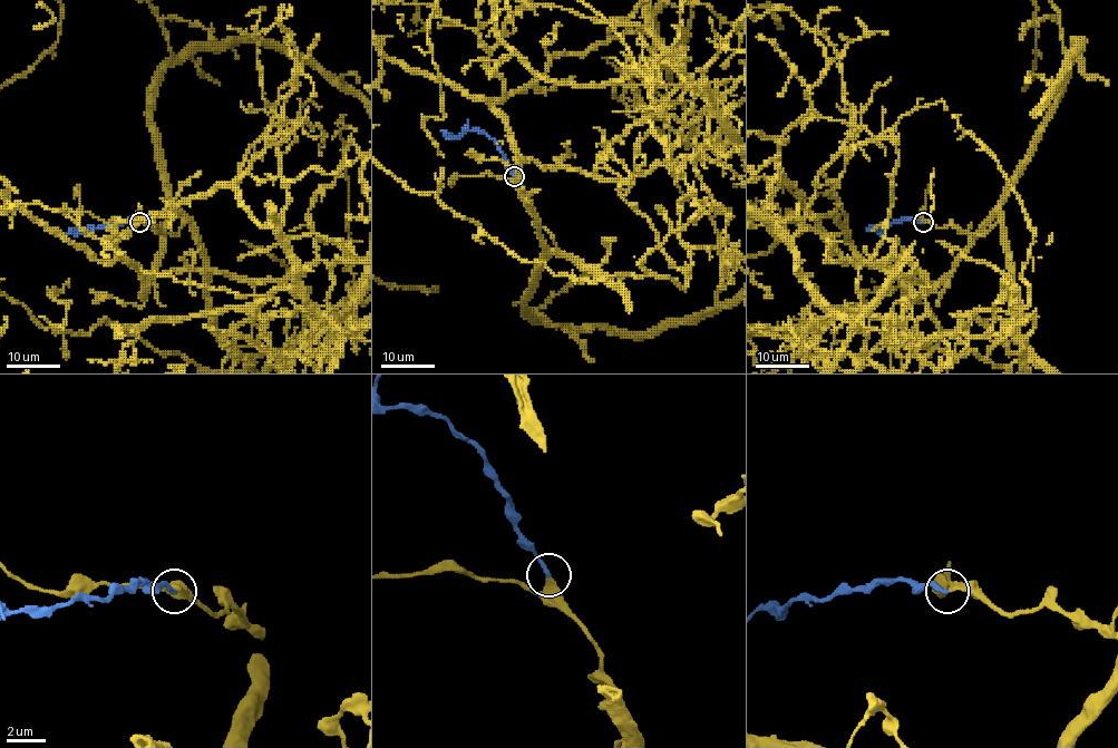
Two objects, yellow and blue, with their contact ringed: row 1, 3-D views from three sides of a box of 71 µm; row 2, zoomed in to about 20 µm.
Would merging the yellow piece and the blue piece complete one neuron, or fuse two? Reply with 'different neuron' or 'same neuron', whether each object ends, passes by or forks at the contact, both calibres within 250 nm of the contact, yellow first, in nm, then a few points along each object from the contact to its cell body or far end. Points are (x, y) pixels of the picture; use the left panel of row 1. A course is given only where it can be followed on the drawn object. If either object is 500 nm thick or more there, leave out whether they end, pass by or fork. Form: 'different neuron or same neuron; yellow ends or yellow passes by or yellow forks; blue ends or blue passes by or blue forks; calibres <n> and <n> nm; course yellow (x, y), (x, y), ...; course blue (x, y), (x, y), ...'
same neuron; yellow ends; blue ends; calibres 320 and 240 nm; course yellow (138, 223), (163, 236), (144, 295), (168, 271), (222, 271), (273, 279), (338, 319); course blue (139, 222), (130, 219), (88, 227), (79, 234), (66, 233)

